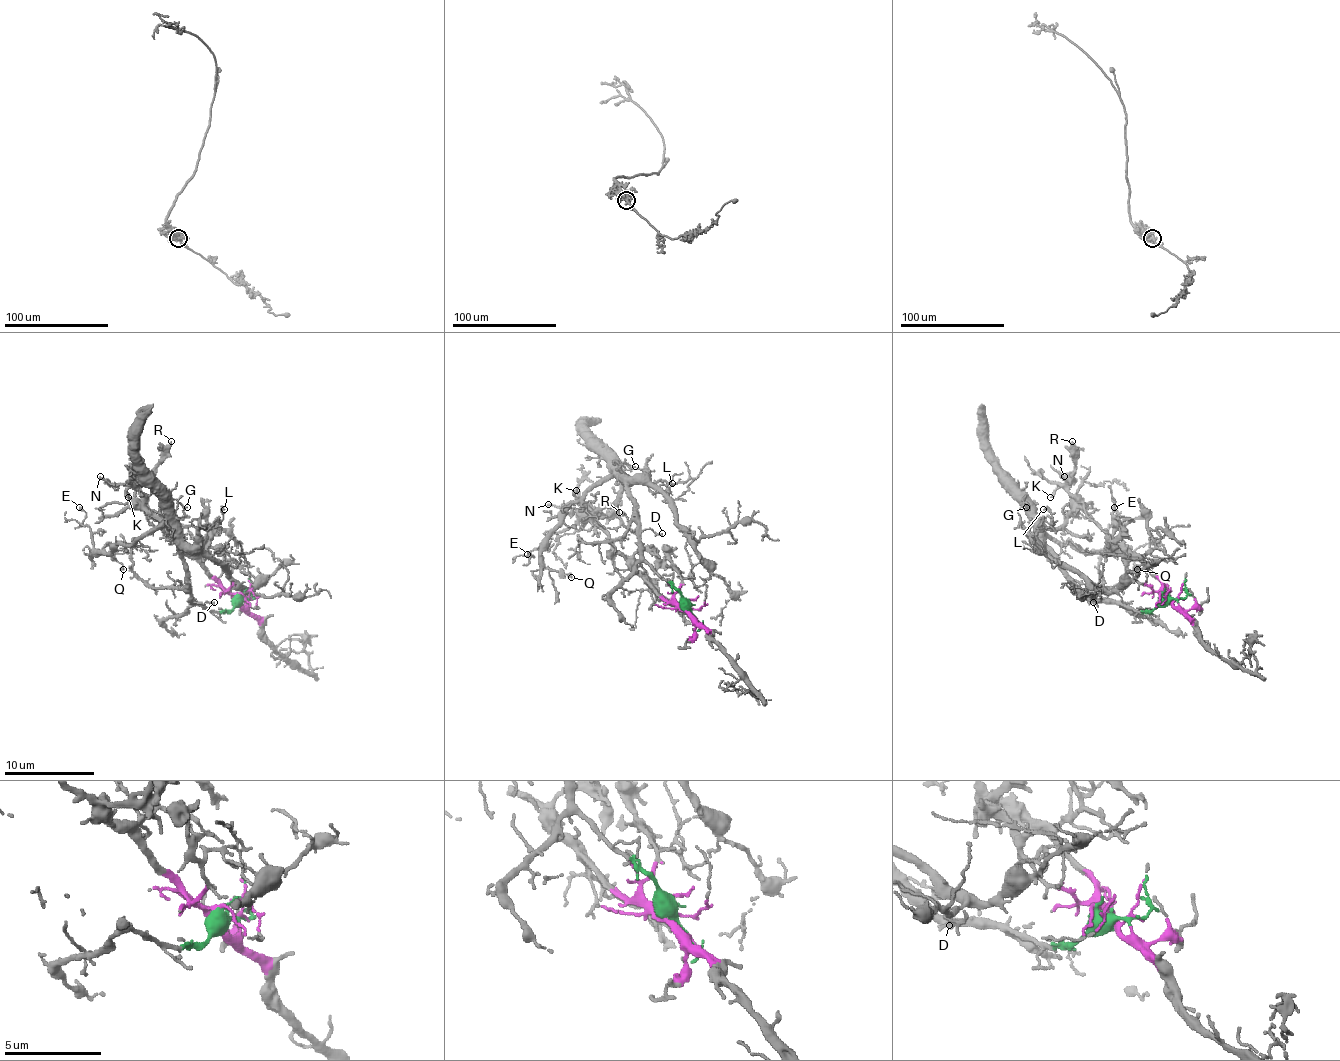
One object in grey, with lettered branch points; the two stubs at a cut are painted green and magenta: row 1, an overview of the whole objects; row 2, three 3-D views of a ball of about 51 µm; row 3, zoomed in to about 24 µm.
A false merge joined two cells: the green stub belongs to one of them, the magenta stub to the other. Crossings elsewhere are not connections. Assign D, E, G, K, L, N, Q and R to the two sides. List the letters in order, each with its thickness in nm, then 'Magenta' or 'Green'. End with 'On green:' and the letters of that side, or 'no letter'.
D: Thickness 130 nm. Green
E: Thickness 160 nm. Green
G: Thickness 120 nm. Green
K: Thickness 160 nm. Magenta
L: Thickness 160 nm. Green
N: Thickness 140 nm. Magenta
Q: Thickness 200 nm. Green
R: Thickness 200 nm. Magenta
On green: D, E, G, L, Q

